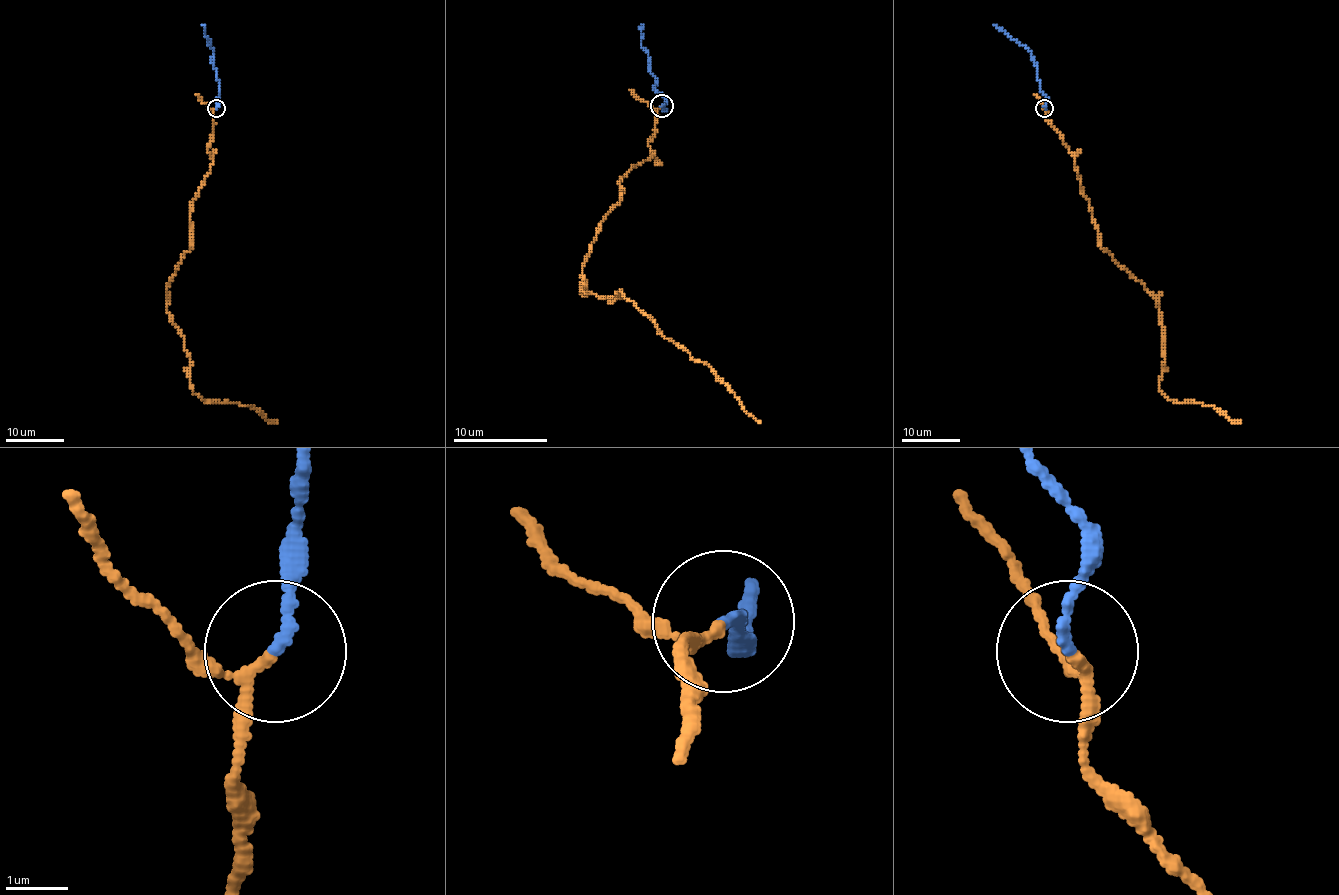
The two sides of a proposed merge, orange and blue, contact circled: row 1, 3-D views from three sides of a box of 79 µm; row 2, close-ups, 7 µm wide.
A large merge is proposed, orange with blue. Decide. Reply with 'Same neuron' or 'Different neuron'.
Same neuron

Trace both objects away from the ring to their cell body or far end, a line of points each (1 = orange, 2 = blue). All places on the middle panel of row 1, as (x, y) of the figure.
1: (662, 106), (648, 144), (655, 153), (620, 181), (582, 287), (617, 299), (620, 292), (760, 423)
2: (662, 106), (664, 109), (664, 99), (655, 85), (648, 52), (641, 45), (643, 24)

